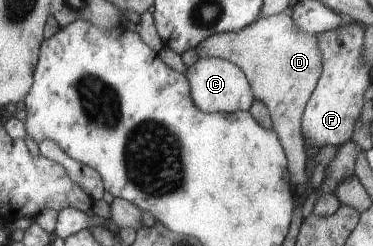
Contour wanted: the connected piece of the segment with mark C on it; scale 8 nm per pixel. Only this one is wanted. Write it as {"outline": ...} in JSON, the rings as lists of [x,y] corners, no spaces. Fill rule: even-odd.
{"outline":[[[199,58],[194,65],[187,68],[185,75],[192,85],[194,104],[205,113],[249,111],[256,101],[248,76],[234,63],[221,58]]]}

